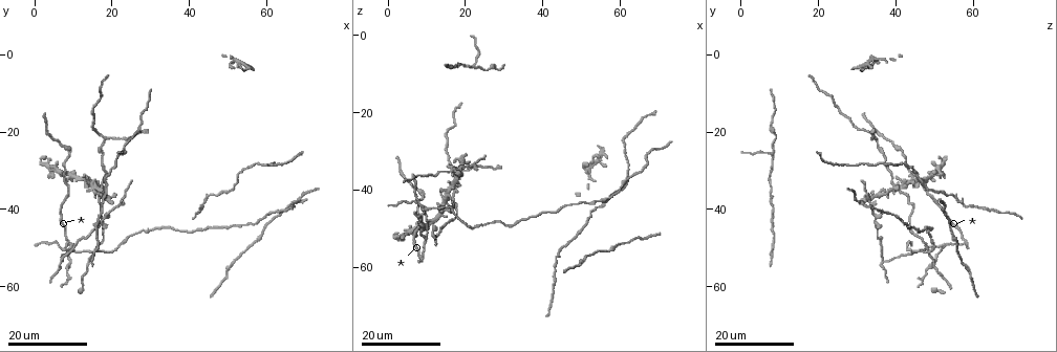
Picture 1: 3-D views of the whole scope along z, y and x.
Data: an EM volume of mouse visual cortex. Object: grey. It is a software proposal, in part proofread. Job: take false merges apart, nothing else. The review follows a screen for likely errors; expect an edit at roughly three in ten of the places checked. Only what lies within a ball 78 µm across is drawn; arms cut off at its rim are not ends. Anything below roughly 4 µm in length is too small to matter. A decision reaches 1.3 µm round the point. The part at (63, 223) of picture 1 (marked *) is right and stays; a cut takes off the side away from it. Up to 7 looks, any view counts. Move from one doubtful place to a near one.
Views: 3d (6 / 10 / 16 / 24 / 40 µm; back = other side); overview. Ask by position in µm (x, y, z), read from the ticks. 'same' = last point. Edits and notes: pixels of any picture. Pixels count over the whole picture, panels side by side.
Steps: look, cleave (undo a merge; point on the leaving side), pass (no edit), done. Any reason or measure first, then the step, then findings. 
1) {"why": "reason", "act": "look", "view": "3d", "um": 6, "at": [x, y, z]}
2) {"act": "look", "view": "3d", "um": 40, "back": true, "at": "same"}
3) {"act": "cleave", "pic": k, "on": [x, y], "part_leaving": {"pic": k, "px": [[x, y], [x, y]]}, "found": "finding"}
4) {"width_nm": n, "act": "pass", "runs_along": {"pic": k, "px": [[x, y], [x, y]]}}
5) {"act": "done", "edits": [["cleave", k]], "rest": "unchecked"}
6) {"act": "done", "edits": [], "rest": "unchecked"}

{"why": "two arms in line, one across", "act": "look", "view": "3d", "um": 24, "at": [9.5, 49.5, 52.5]}

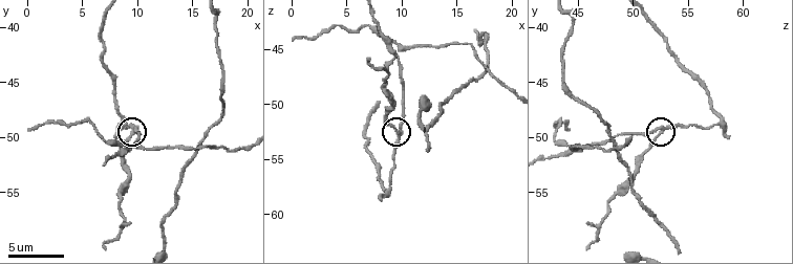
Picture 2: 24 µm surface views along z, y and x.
{"act": "look", "view": "3d", "um": 6, "at": [9.6, 49.6, 52.2]}

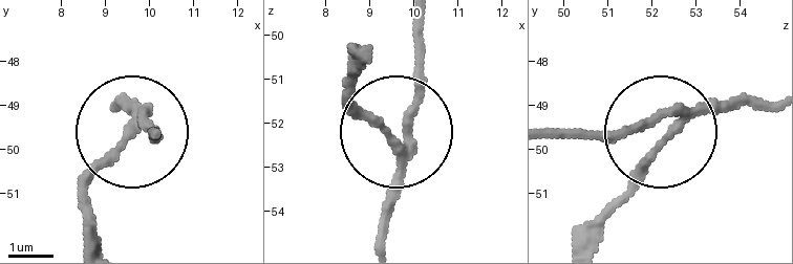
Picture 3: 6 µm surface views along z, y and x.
{"act": "look", "view": "3d", "um": 6, "back": true, "at": [9.60, 49.60, 52.35]}

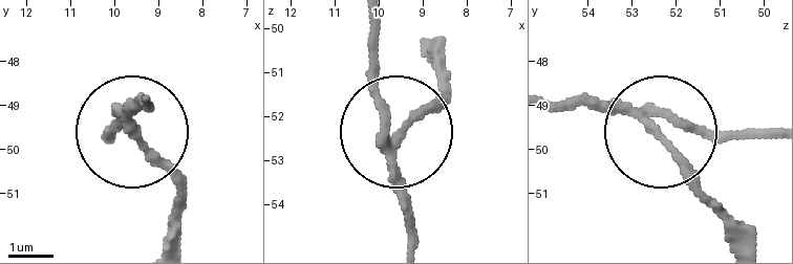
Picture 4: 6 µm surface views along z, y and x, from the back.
{"width_nm": 190, "act": "cleave", "pic": 4, "on": [157, 166], "part_leaving": {"pic": 4, "px": [[132, 127], [177, 191], [166, 236]]}, "found": "two neurons meet here"}

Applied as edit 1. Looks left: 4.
{"why": "see it whole again", "act": "look", "view": "overview"}

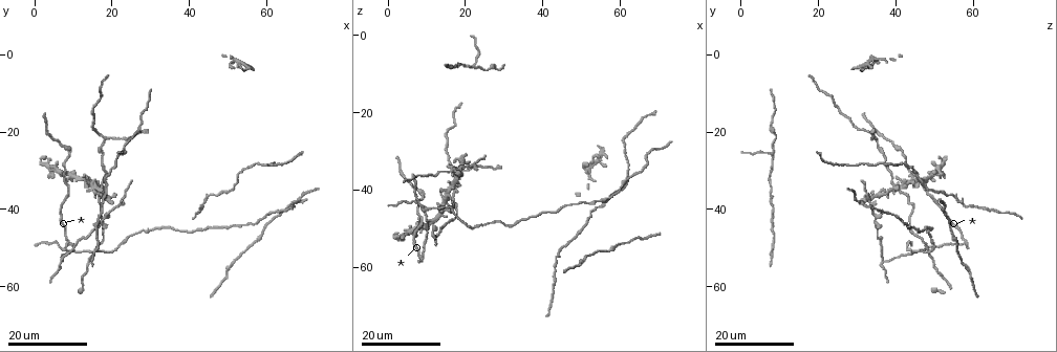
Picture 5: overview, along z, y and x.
{"why": "three-way junction", "act": "look", "view": "3d", "um": 24, "at": [7.0, 53.5, 36.0]}

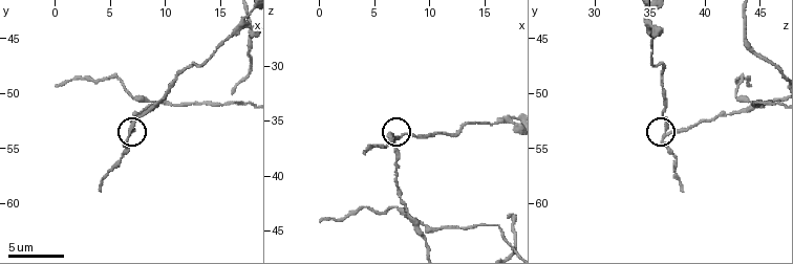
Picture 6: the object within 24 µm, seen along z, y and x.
{"act": "look", "view": "3d", "um": 10, "at": [6.8, 53.6, 36.8]}

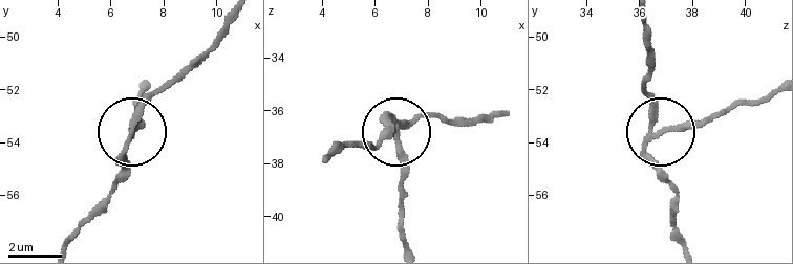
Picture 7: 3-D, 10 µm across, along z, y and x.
{"width_nm": 190, "act": "cleave", "pic": 7, "on": [147, 101], "found": "a second neuron is stuck on"}

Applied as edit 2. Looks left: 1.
{"why": "three arms meet", "act": "look", "view": "3d", "um": 10, "at": [8.6, 51.0, 44.2]}

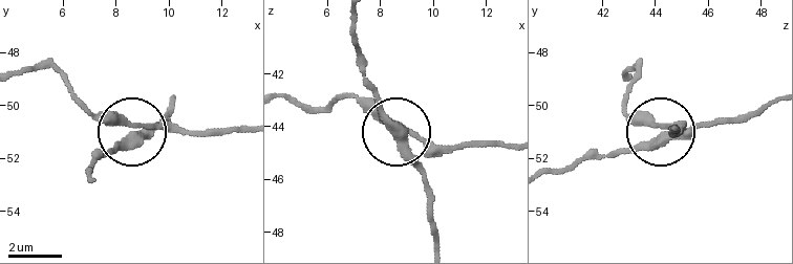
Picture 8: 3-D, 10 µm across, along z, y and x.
{"act": "pass", "runs_along": {"pic": 8, "px": [[436, 245], [421, 164], [364, 85]]}, "found": "one neuron here"}

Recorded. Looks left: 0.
{"act": "done", "edits": [["cleave", 4], ["cleave", 7]], "rest": "unchecked"}

